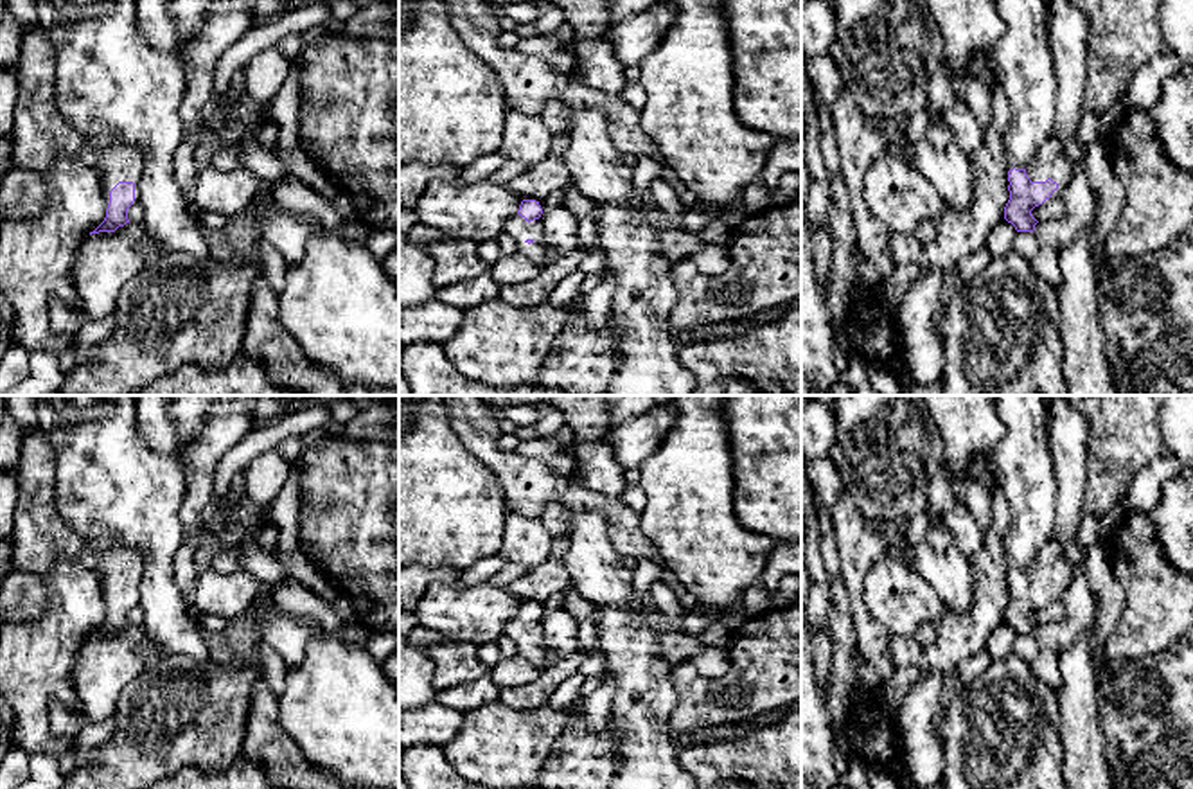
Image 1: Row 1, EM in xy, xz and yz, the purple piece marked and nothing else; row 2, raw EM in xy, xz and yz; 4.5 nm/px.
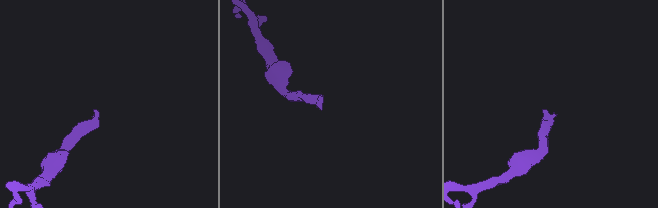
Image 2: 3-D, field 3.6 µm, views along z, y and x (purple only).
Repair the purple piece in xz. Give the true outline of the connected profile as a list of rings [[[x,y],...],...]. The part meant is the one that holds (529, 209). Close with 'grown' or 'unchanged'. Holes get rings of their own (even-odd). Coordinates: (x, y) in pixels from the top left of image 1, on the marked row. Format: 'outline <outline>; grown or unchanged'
outline [[[521,198],[519,210],[505,221],[503,232],[517,244],[517,252],[525,253],[535,264],[546,266],[550,255],[541,223],[543,210],[543,203]]]; grown

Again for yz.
outline [[[1049,137],[1026,169],[1008,165],[1010,199],[1004,207],[1004,219],[1017,232],[1033,232],[1038,221],[1031,216],[1031,210],[1062,196],[1069,180],[1071,164],[1065,158],[1064,142],[1058,137]]]; grown

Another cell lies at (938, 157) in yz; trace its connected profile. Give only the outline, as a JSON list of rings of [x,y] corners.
[[[931,113],[925,137],[907,151],[911,164],[934,185],[945,210],[967,212],[974,201],[972,169],[952,128]]]

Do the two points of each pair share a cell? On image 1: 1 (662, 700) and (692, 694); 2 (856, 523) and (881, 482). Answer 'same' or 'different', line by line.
1: different
2: different

